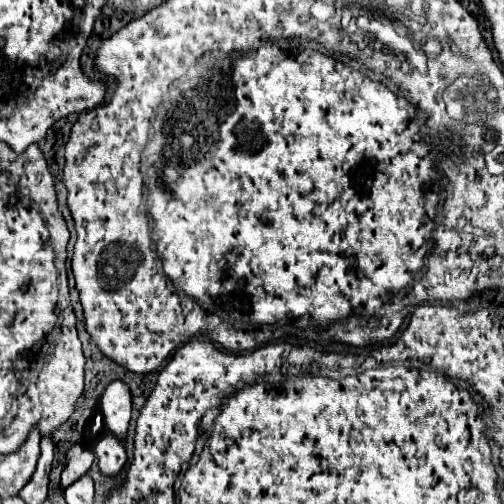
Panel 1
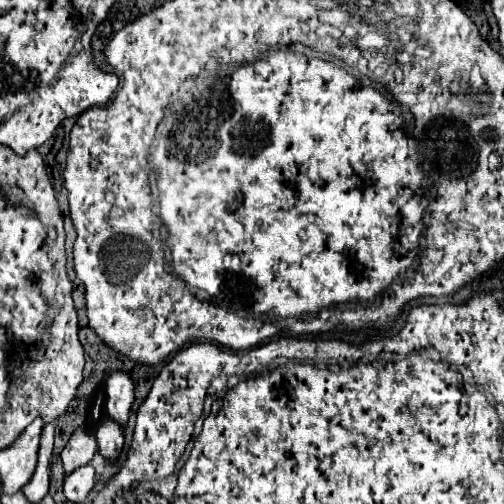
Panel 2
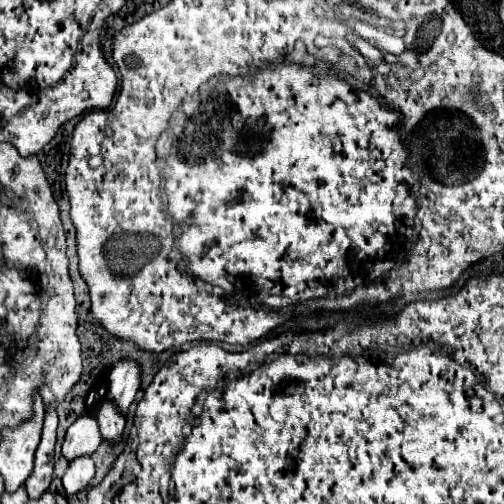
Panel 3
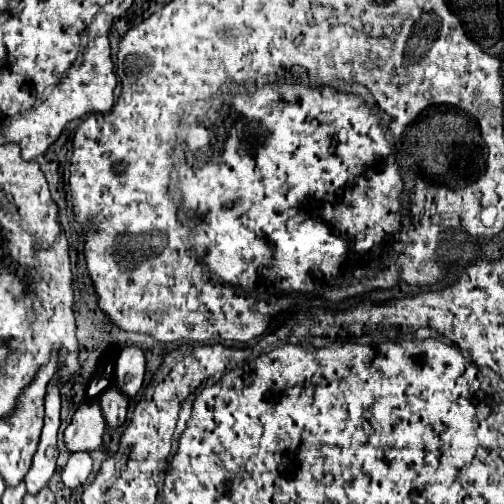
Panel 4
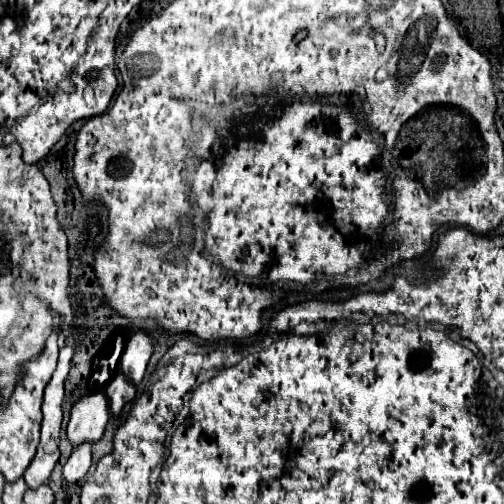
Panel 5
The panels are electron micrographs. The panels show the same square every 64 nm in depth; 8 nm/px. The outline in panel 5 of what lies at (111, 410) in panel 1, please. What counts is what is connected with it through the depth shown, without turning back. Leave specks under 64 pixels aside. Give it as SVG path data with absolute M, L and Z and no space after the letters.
M136 330L122 352L118 368L138 386L152 352L154 352L154 342L150 334L146 330Z

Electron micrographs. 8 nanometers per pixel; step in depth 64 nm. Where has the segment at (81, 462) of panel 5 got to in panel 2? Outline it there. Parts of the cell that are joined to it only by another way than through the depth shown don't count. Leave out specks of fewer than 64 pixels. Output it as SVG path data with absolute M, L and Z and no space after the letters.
M84 464L84 468L76 468L64 478L64 496L72 502L82 502L94 486L94 468L92 464Z

